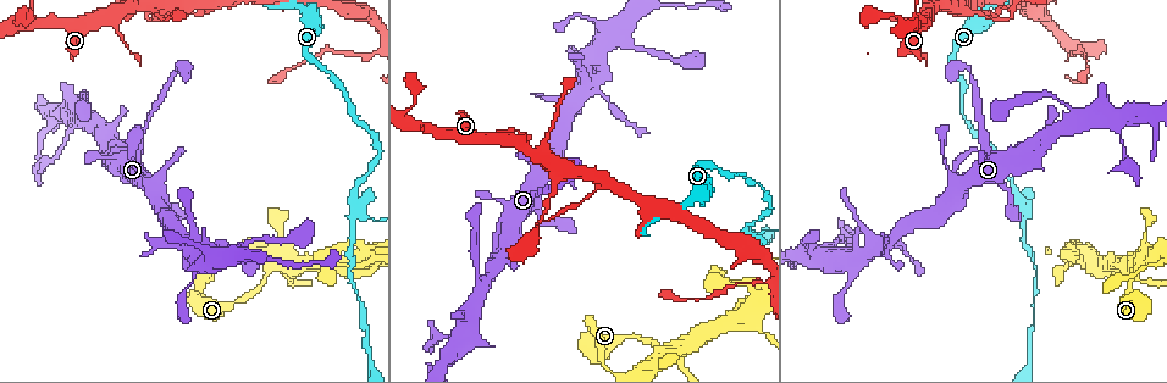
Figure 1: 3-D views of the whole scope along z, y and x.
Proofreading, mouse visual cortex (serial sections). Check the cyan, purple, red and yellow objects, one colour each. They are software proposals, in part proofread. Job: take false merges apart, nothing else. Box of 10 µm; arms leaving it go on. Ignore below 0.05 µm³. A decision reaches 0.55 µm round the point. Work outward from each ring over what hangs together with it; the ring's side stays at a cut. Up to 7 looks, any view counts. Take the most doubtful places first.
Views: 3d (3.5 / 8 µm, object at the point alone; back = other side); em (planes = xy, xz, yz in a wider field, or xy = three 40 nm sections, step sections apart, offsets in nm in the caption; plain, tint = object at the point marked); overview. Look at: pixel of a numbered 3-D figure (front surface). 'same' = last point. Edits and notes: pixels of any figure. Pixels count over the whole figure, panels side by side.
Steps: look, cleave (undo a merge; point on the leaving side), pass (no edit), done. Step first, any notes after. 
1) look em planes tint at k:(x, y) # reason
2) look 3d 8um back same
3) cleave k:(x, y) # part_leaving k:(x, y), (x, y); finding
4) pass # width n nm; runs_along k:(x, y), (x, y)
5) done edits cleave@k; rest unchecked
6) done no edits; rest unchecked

look 3d 3.5um back at 1:(1026, 213) # side arm on a straight run

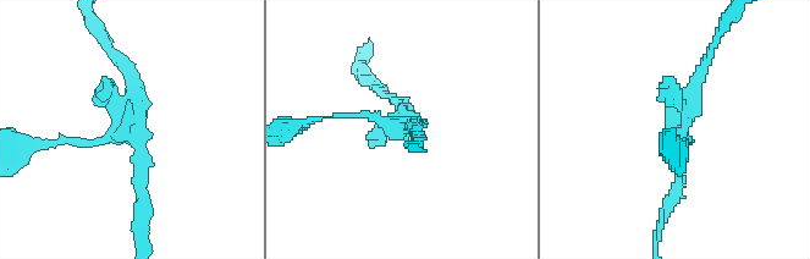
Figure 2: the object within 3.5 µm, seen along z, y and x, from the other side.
look em xy step 3 tint at 2:(133, 127) # shape alone is not enough

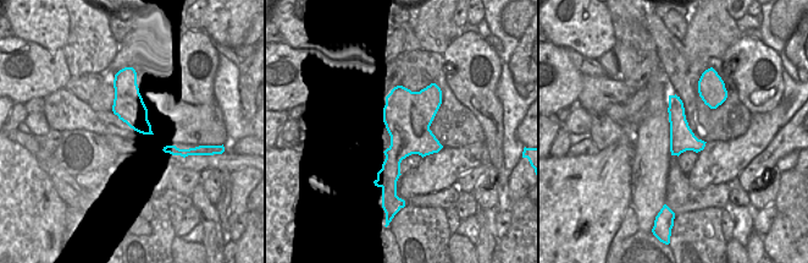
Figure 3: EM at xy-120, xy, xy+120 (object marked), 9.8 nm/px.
pass # runs_along 2:(709, 55), (666, 205); continuous, no second cell

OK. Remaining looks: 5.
look 3d 3.5um at 1:(32, 23) # abrupt turn

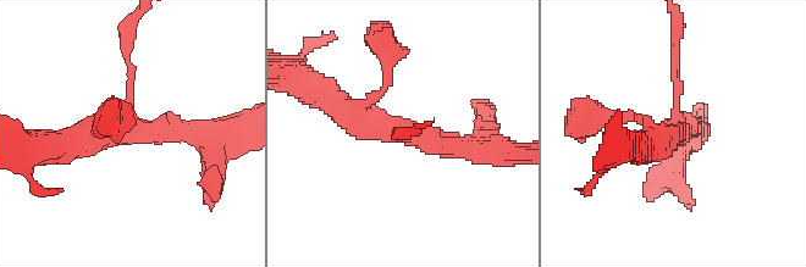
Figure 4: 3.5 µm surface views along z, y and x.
look em xy step 3 tint at 4:(132, 133) # shape alone is not enough

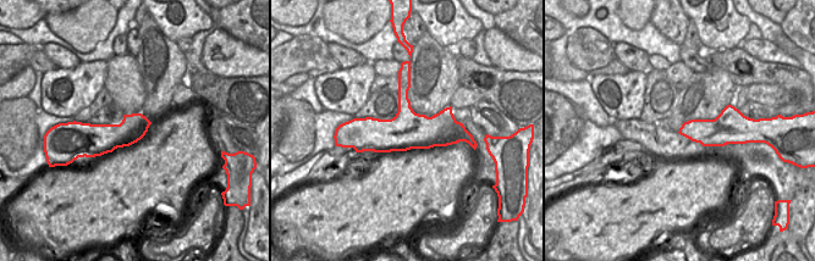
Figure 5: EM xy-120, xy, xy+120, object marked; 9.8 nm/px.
pass # runs_along 4:(495, 144), (368, 126), (371, 100); one cell here

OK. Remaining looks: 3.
look 3d 3.5um at 1:(53, 158) # a narrow waist

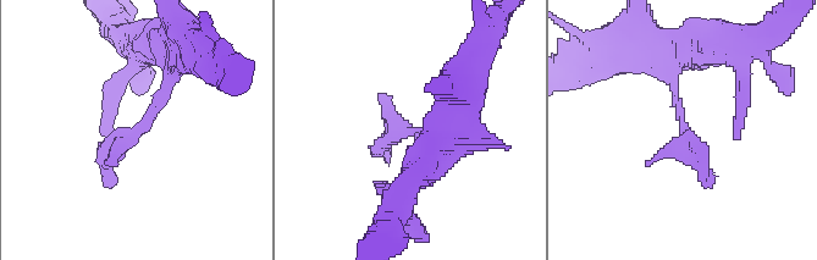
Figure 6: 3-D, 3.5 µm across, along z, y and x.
look em xy step 5 tint at 6:(682, 128) # shape alone is not enough

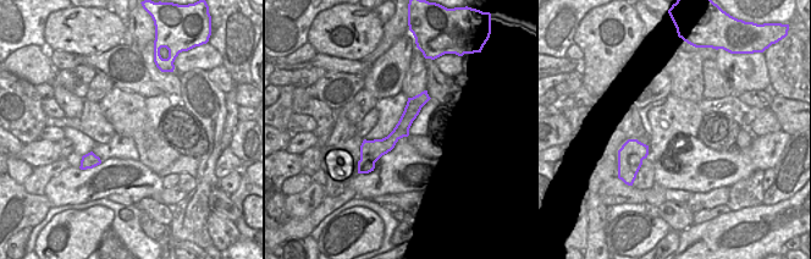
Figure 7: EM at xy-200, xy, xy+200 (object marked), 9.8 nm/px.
pass # runs_along 7:(424, 94), (402, 128), (360, 164); continuous, no second cell

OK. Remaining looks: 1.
done no edits; rest unchecked

